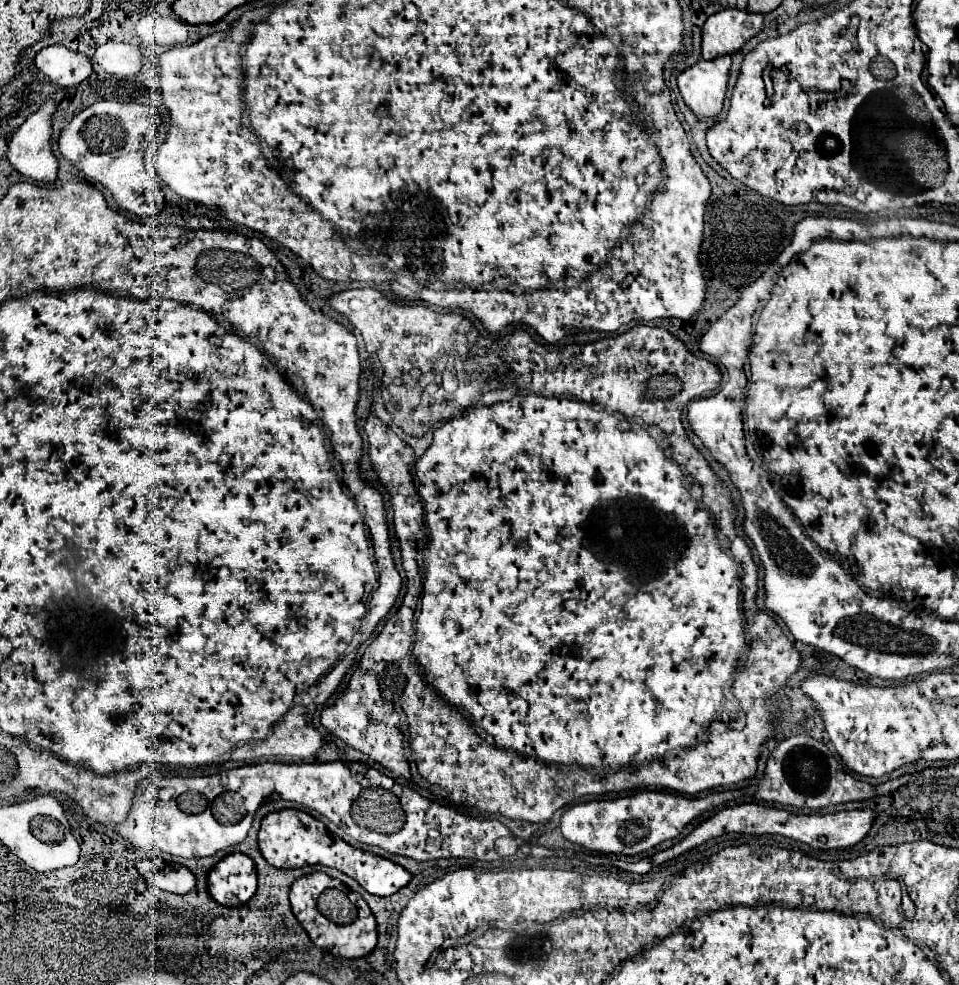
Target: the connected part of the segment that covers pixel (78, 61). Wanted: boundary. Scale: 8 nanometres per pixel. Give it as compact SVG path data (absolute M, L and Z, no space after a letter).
M61 44L43 48L35 64L39 72L43 72L53 84L59 86L75 86L91 76L93 66L91 60L79 52L73 52Z

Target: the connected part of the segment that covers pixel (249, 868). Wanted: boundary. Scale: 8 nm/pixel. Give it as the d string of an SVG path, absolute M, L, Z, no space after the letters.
M229 854L213 866L207 876L209 896L223 906L245 904L257 890L257 872L253 860L245 854Z

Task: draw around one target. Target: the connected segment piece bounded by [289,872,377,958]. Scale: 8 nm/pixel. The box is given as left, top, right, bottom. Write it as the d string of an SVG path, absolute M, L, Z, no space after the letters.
M313 872L307 874L299 880L295 880L291 884L291 892L289 892L289 900L291 900L291 908L293 914L297 916L297 920L301 922L301 926L307 930L309 938L323 950L335 954L335 956L343 956L343 958L359 958L369 954L375 944L377 944L377 922L373 912L369 910L365 900L359 900L359 910L357 910L357 918L349 924L335 924L331 920L327 920L319 910L317 910L317 898L325 888L341 888L343 884L331 876L327 876L325 872Z

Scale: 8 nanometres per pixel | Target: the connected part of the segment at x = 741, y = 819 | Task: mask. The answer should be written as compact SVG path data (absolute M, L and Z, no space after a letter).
M739 804L739 806L731 806L731 808L725 808L725 810L717 812L715 816L711 816L709 820L699 824L679 844L656 853L651 860L653 866L658 866L664 863L665 860L677 858L679 854L683 854L683 852L687 852L691 848L697 848L699 844L707 842L709 838L721 836L725 830L727 832L749 832L749 834L781 834L781 836L805 842L805 844L809 844L813 848L821 848L821 850L849 848L849 846L855 846L859 840L865 838L865 834L871 830L875 818L877 818L877 814L873 810L851 810L851 812L837 812L837 814L799 816L799 814L789 814L787 810L769 808L769 806L761 806L761 804Z

